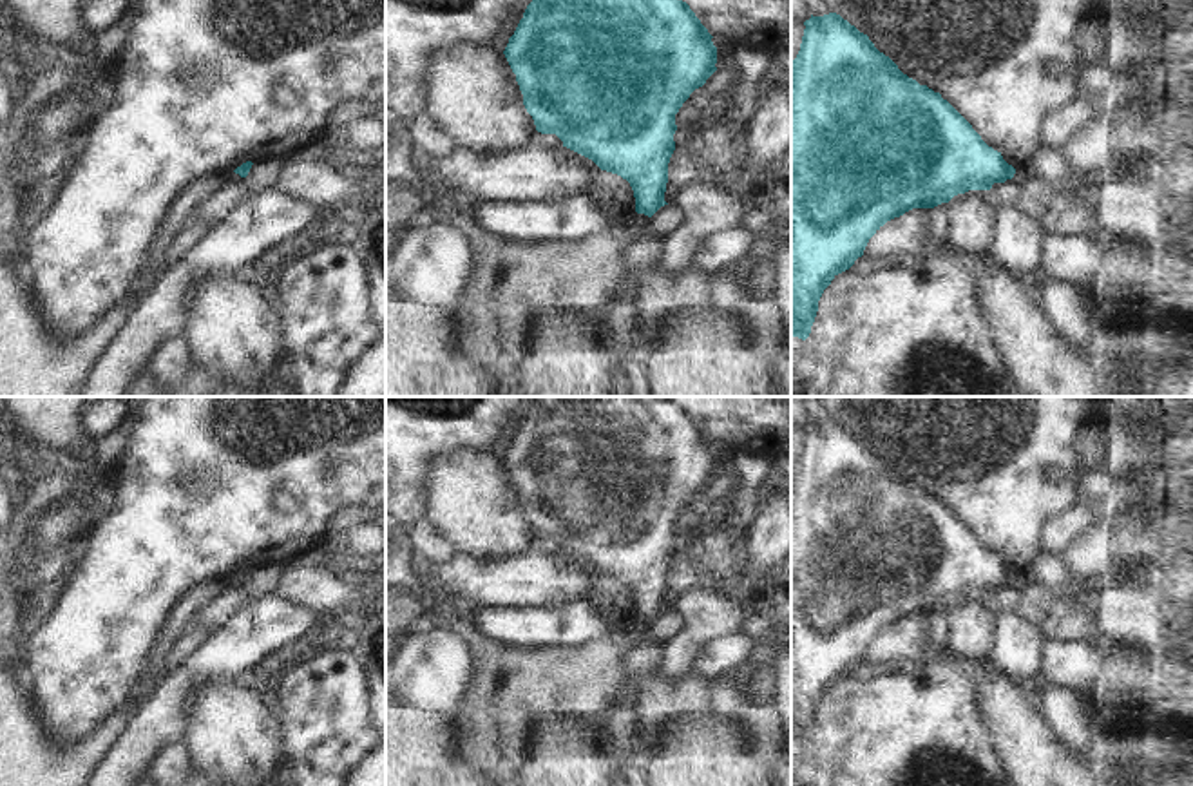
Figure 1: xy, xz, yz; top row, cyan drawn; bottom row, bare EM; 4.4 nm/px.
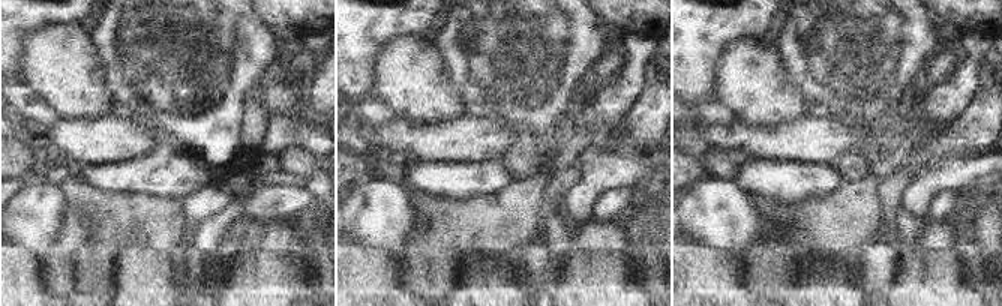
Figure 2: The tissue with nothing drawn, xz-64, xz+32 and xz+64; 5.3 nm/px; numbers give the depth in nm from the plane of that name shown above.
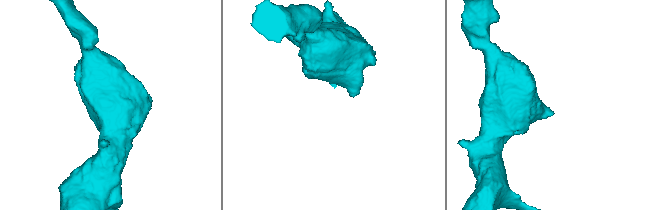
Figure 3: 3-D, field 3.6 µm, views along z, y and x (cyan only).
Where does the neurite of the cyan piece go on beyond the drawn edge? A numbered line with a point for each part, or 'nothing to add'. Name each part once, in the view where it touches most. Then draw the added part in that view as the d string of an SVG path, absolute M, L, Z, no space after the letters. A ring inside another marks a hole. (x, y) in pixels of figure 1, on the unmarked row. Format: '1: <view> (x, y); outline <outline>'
nothing to add

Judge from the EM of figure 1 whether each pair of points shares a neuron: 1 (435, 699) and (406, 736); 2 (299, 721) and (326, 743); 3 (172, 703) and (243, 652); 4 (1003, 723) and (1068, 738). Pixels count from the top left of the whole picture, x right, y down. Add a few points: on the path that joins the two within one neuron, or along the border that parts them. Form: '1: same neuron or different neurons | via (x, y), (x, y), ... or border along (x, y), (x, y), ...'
1: different neurons | border along (404, 701), (451, 718)
2: same neuron | via (306, 723), (319, 736)
3: same neuron | via (185, 683), (205, 663), (223, 656)
4: different neurons | border along (1041, 714), (1052, 739), (1081, 765)

